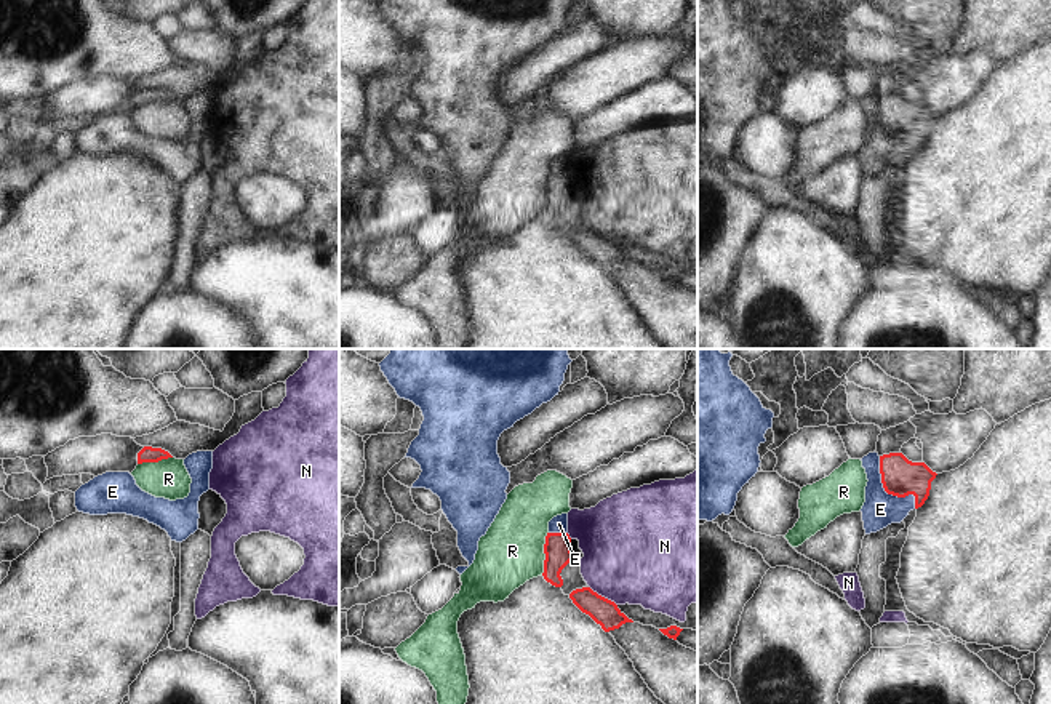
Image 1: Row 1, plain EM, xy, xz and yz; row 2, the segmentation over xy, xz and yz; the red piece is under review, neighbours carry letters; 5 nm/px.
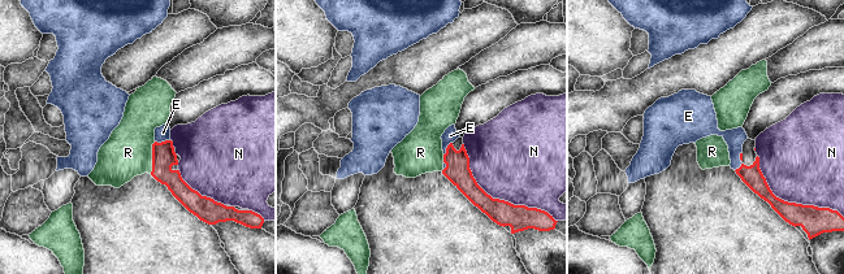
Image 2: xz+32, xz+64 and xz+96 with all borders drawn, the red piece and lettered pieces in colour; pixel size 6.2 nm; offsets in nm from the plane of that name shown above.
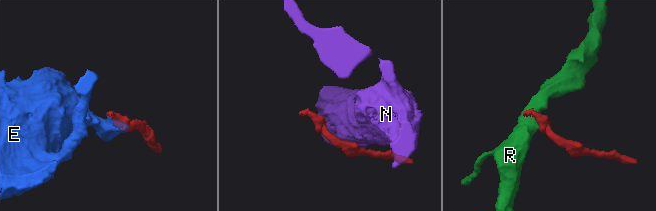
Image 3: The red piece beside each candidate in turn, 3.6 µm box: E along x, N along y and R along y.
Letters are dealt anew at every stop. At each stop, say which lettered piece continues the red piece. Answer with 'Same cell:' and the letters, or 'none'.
Same cell: none

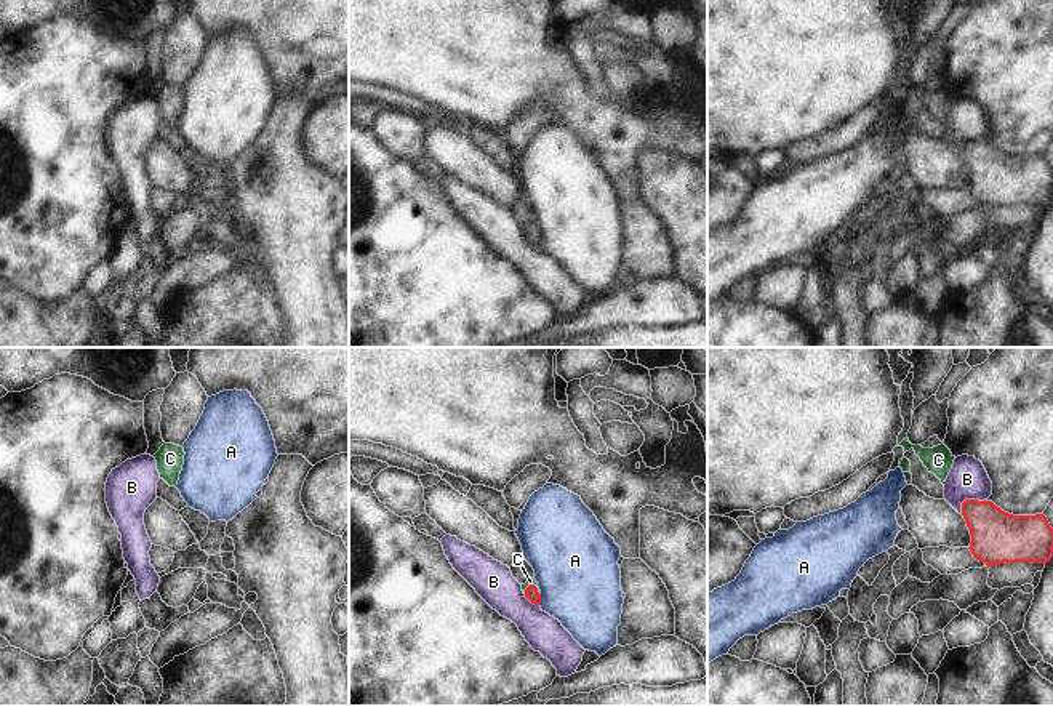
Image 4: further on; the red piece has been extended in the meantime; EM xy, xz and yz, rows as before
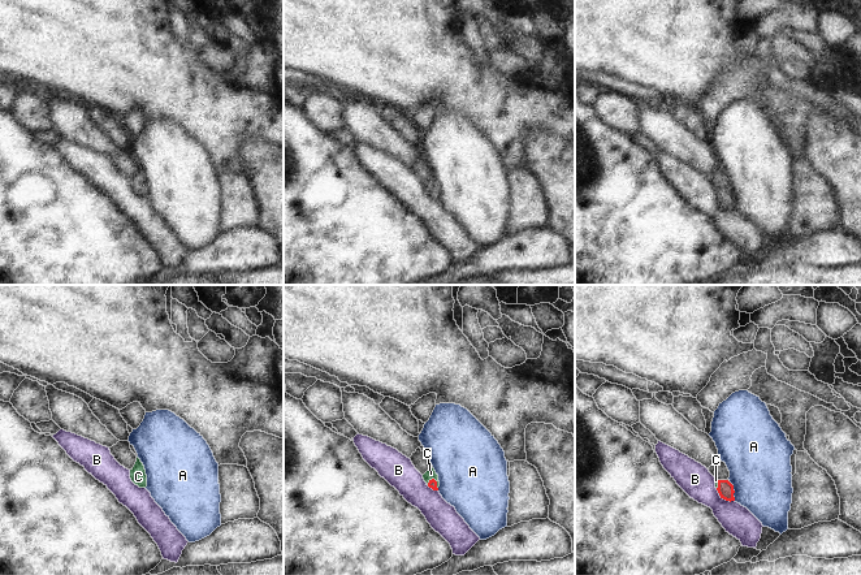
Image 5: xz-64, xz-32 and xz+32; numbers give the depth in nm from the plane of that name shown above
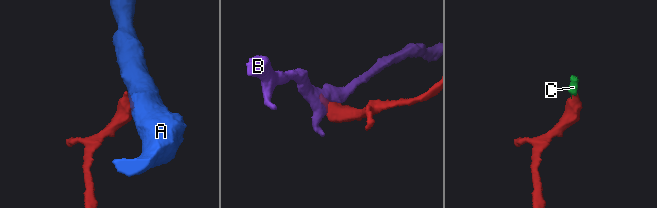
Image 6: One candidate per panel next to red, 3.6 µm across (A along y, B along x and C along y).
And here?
Same cell: C

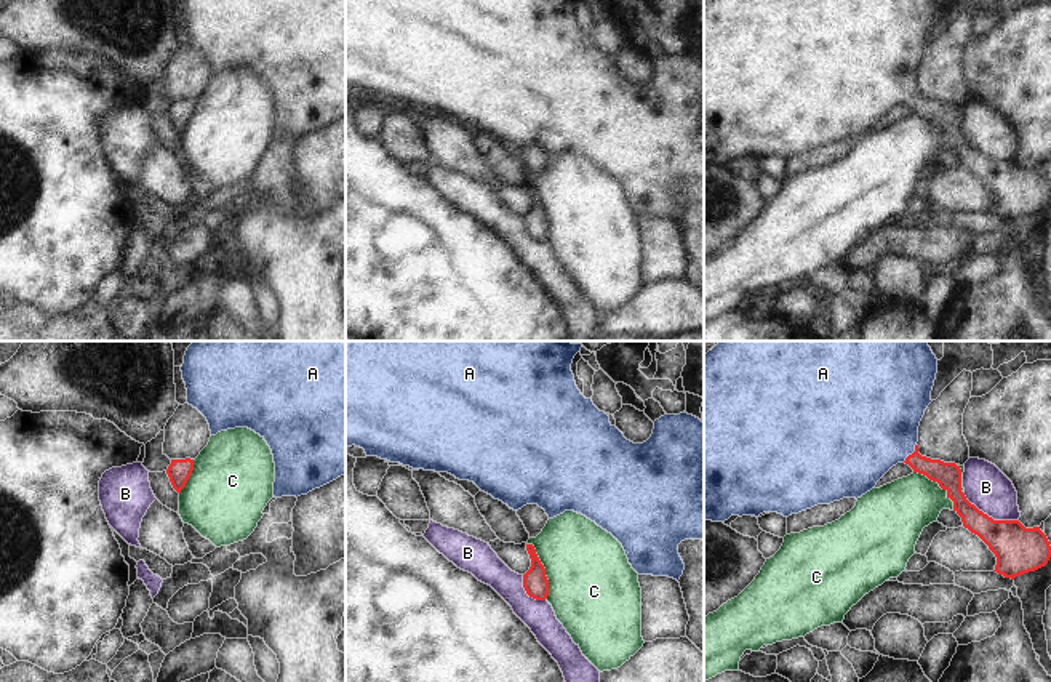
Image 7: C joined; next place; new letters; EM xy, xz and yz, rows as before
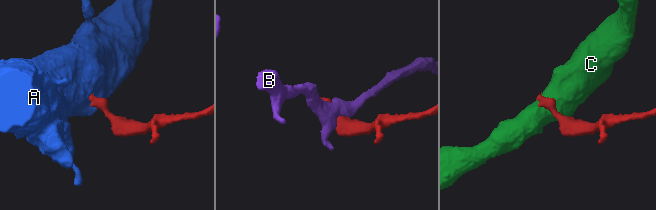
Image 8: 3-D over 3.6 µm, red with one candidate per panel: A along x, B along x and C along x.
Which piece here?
Same cell: A

